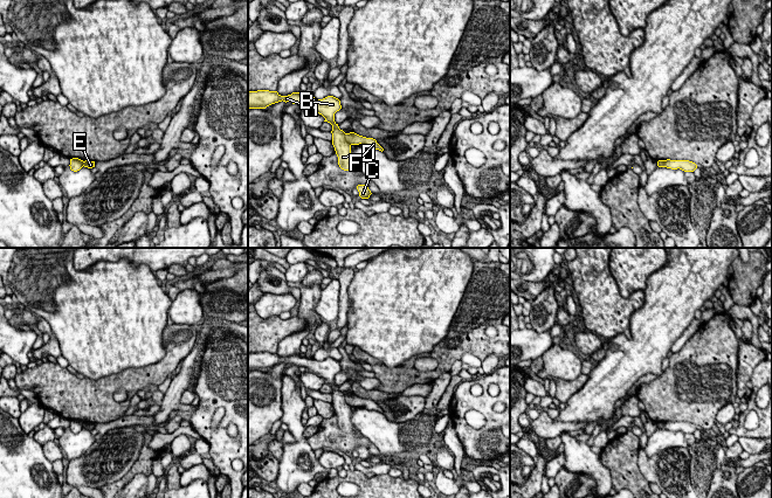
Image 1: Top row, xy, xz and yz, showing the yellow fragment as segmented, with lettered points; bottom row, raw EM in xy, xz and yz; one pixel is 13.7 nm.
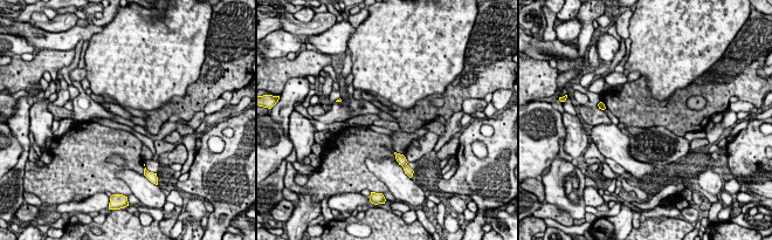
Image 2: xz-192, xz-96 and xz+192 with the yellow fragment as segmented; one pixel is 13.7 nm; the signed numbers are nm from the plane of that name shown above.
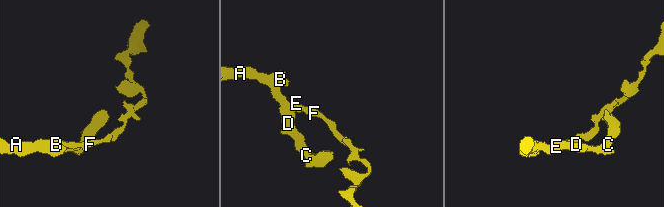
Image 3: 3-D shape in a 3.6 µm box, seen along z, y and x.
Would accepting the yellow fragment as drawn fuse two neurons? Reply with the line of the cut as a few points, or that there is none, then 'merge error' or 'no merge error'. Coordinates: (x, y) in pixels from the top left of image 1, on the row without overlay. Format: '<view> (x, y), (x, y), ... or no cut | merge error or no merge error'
xz (344, 395), (344, 400), (351, 406) | merge error

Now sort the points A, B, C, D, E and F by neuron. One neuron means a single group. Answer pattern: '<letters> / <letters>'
A B C D / E F

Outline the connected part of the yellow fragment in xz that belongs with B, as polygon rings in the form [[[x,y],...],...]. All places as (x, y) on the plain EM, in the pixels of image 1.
[[[257,352],[248,353],[248,371],[266,371],[278,364],[291,364],[297,367],[305,367],[306,371],[318,374],[332,387],[332,407],[338,419],[338,427],[344,433],[354,433],[351,422],[351,406],[345,401],[345,394],[335,383],[335,375],[342,371],[340,362],[333,358],[323,361],[308,359],[299,354],[281,358],[277,353]]]

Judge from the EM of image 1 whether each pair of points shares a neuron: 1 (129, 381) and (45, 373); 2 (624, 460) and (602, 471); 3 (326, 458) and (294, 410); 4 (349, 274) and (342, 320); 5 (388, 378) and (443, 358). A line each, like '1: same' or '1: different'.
1: same
2: different
3: different
4: same
5: same

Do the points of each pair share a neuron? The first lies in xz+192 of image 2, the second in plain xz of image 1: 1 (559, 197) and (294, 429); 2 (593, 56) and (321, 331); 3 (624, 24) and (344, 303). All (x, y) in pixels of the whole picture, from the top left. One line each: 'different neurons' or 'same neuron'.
1: same neuron
2: same neuron
3: same neuron

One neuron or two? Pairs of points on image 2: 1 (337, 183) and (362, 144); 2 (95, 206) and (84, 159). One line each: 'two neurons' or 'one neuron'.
1: one neuron
2: two neurons

